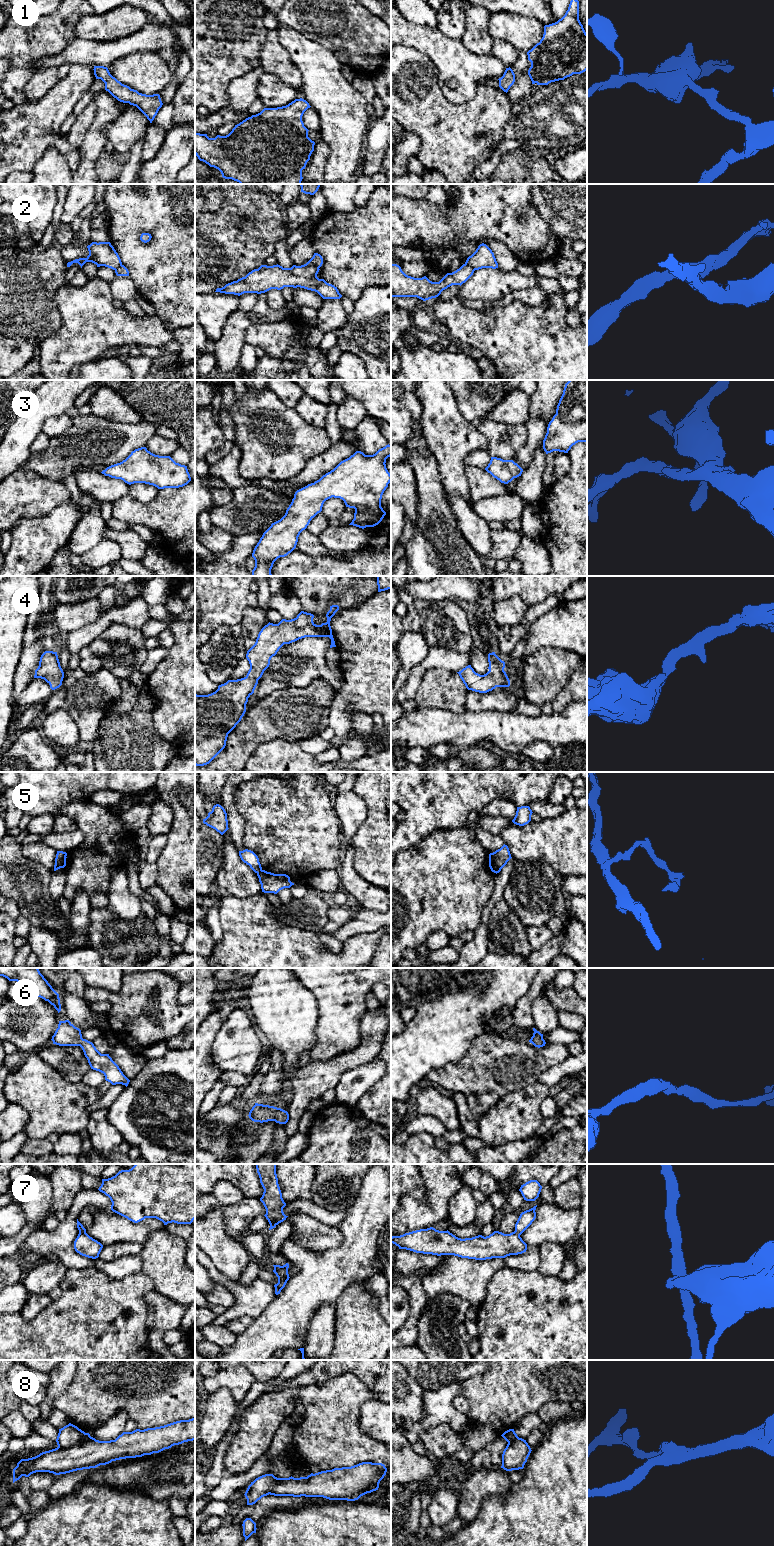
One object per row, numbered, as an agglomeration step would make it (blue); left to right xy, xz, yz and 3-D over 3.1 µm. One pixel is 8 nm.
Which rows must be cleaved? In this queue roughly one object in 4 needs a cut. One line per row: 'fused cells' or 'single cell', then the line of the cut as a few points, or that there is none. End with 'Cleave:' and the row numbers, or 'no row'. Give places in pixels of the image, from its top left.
1: single cell | no cut
2: fused cells | xz (310, 259), (319, 267)
3: single cell | no cut
4: single cell | no cut
5: fused cells | xz (261, 869), (257, 873)
6: single cell | no cut
7: fused cells | xy (85, 1231), (79, 1233)
8: fused cells | xy (85, 1433), (73, 1445), (58, 1447)
Cleave: 2, 5, 7, 8

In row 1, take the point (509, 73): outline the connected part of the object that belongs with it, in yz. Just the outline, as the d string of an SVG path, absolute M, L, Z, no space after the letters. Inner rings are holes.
M509 67L506 68L503 76L498 79L499 80L499 87L504 91L508 92L510 87L514 84L515 82L515 74L513 70Z

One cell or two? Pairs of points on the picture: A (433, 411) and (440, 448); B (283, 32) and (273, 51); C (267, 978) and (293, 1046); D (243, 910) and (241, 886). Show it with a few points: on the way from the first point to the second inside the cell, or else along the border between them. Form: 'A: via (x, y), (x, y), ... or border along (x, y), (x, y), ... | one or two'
A: via (440, 420), (440, 439) | one
B: border along (275, 30), (279, 43), (288, 52), (292, 61) | two
C: via (275, 995), (288, 1015), (291, 1029) | one
D: border along (261, 891), (245, 897), (225, 896), (219, 900) | two

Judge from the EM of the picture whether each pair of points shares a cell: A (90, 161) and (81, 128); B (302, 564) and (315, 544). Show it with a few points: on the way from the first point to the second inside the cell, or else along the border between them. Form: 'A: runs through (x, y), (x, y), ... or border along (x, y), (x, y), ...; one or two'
A: border along (94, 116), (82, 143), (78, 147); two
B: border along (296, 547), (311, 556), (331, 557); two

